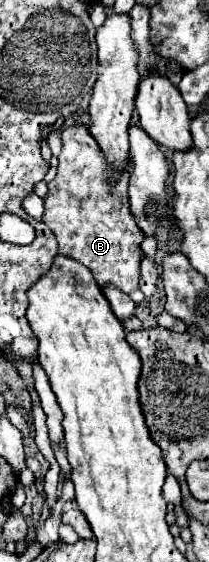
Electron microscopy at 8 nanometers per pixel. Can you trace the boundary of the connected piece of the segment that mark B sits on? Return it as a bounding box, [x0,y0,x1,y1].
[43,127,145,293]

